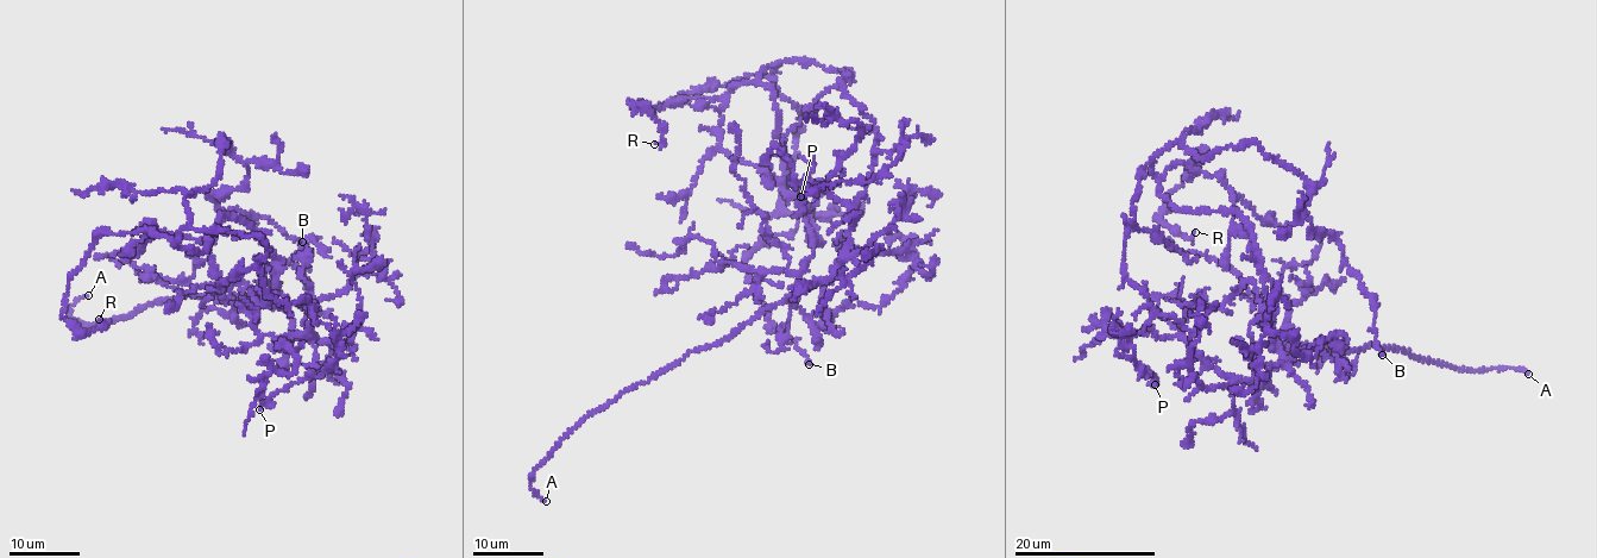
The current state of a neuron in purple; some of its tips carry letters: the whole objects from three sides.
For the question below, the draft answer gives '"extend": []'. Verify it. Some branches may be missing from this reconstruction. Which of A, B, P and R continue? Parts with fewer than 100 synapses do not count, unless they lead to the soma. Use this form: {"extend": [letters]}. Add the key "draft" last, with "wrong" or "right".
{"extend": ["A"], "draft": "wrong"}

